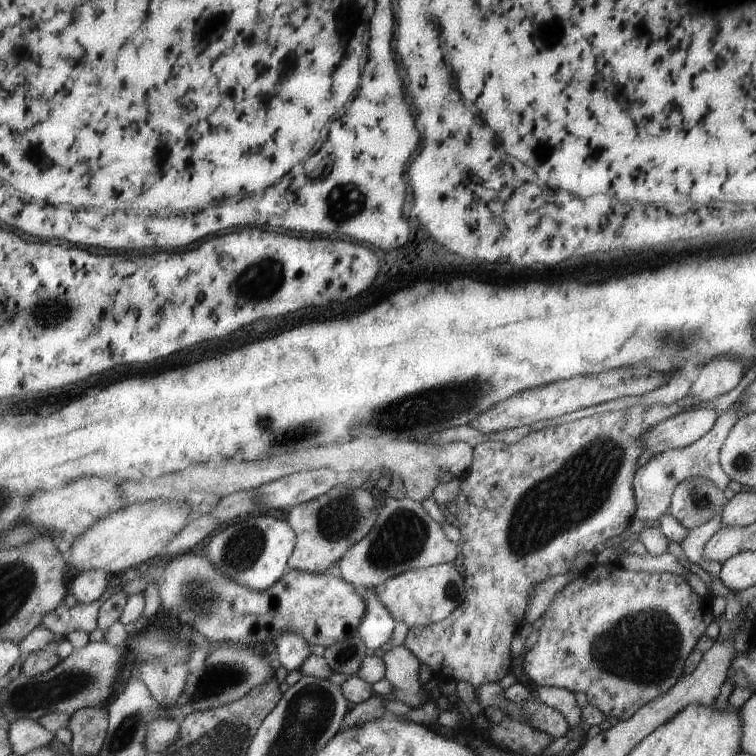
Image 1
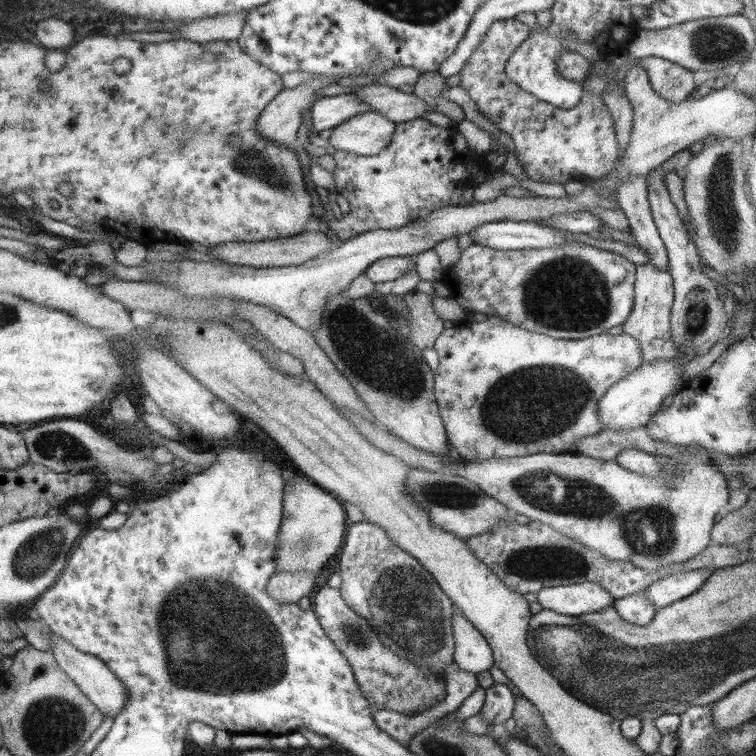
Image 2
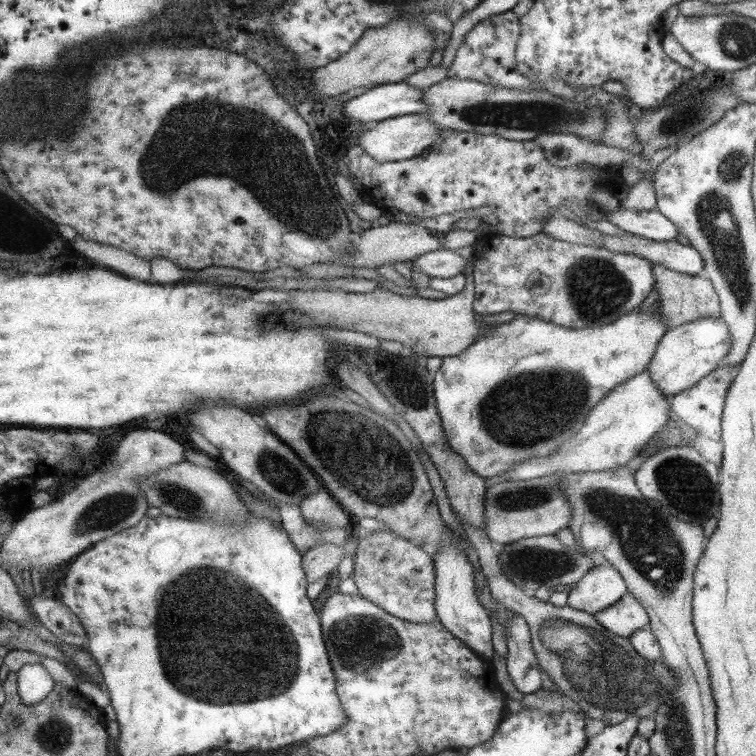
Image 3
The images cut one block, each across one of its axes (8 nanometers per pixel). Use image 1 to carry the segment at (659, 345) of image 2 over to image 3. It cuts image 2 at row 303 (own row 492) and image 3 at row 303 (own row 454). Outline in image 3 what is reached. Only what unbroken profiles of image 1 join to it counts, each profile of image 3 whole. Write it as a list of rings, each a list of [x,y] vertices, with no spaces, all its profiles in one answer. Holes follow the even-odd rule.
[[[654,264],[651,267],[653,275],[653,288],[658,294],[658,318],[665,323],[667,329],[673,329],[677,325],[697,321],[703,318],[720,318],[718,305],[718,294],[712,287],[712,282],[702,274],[690,275],[675,272],[665,268],[661,264]]]

